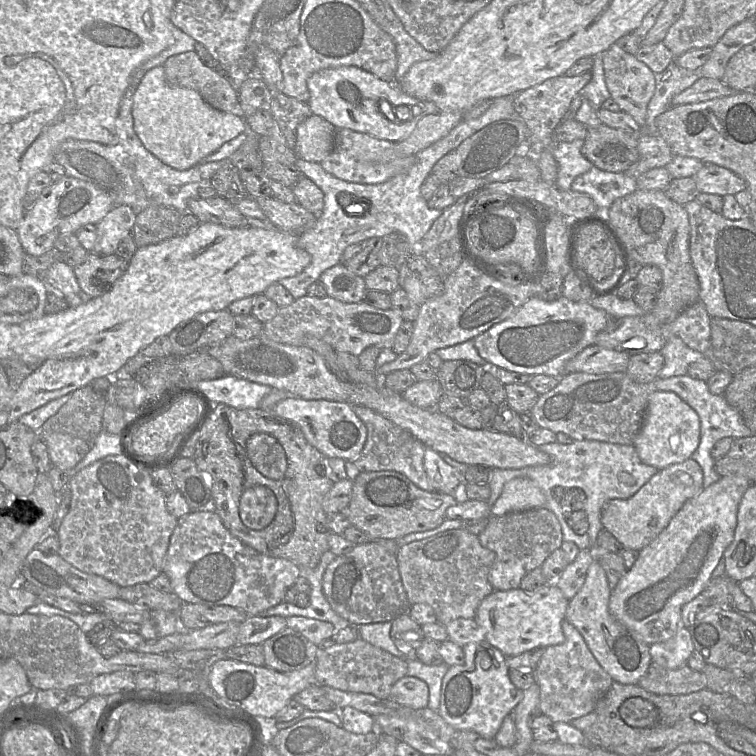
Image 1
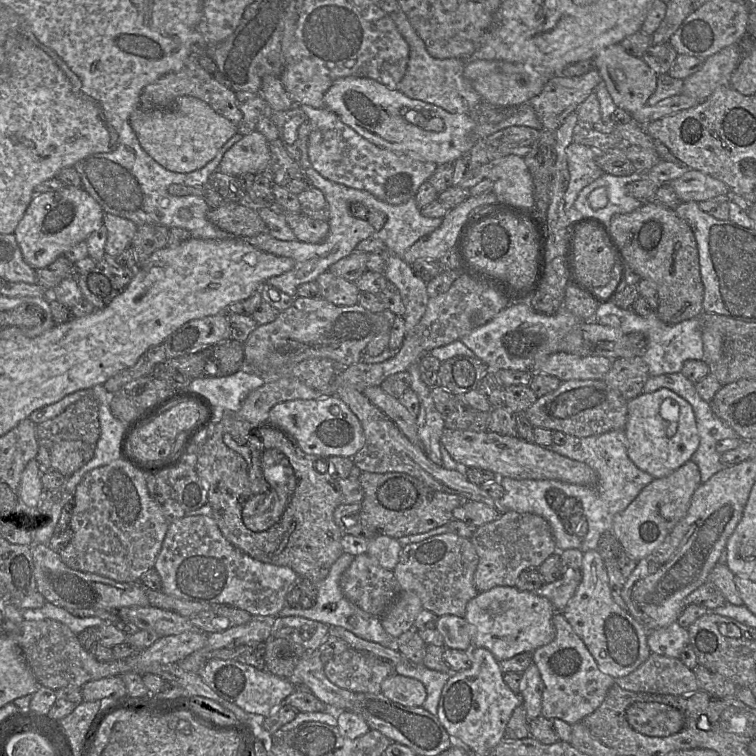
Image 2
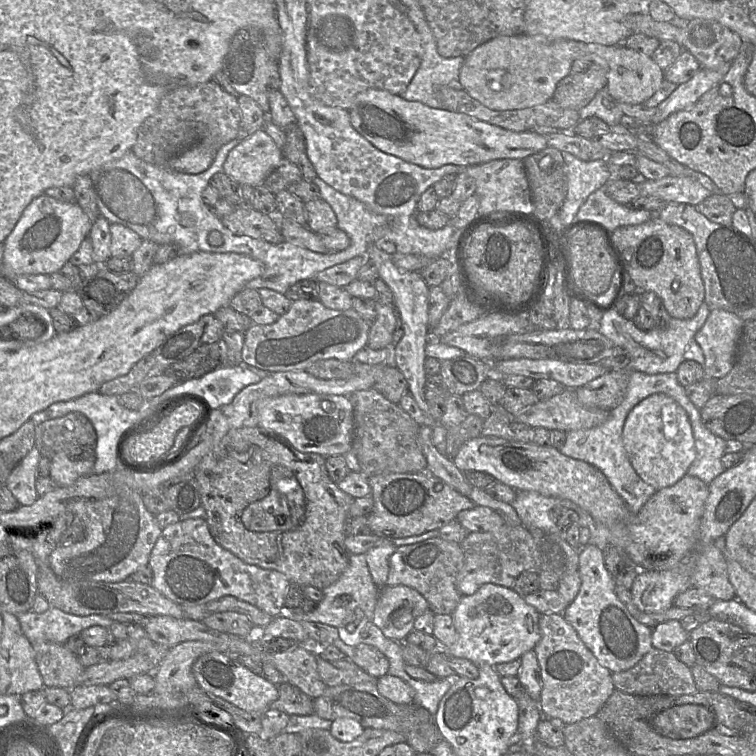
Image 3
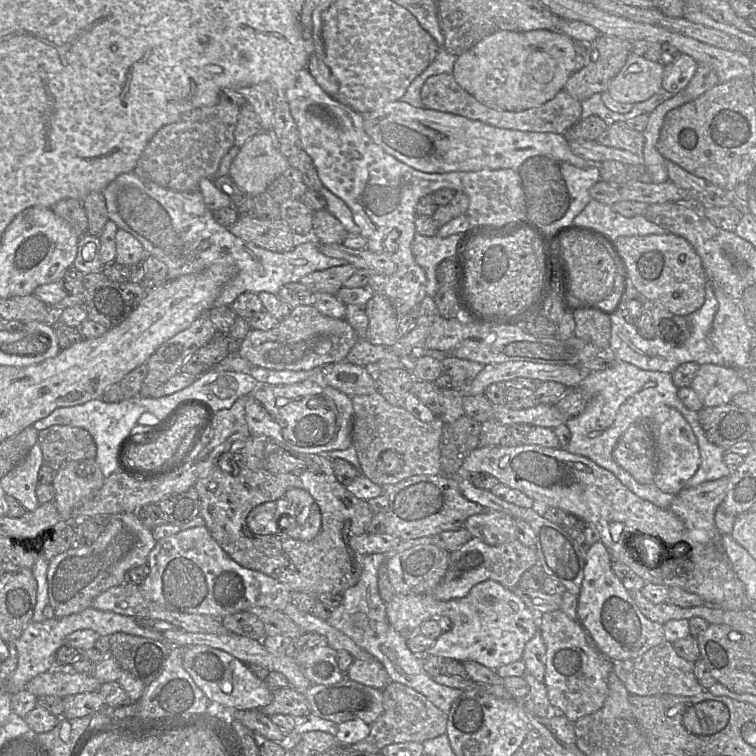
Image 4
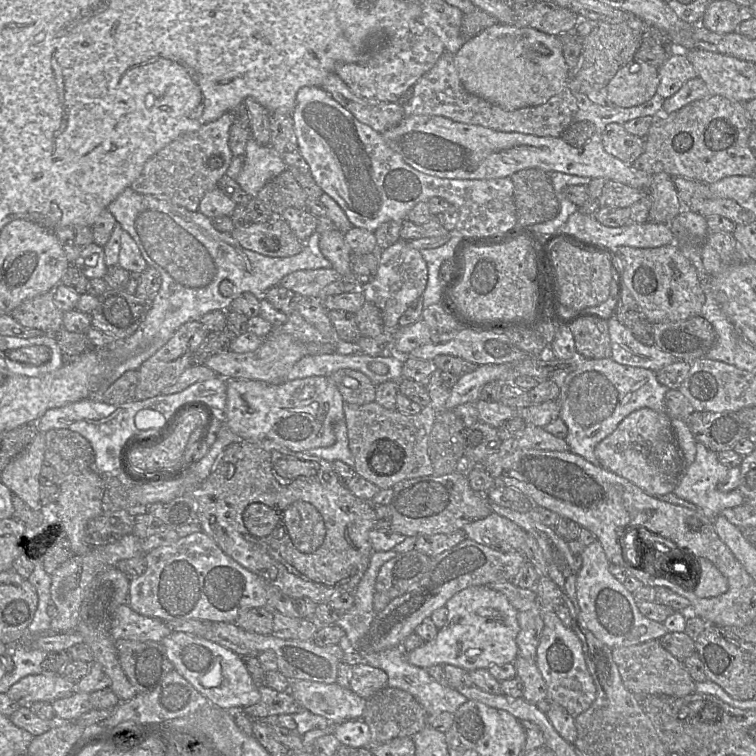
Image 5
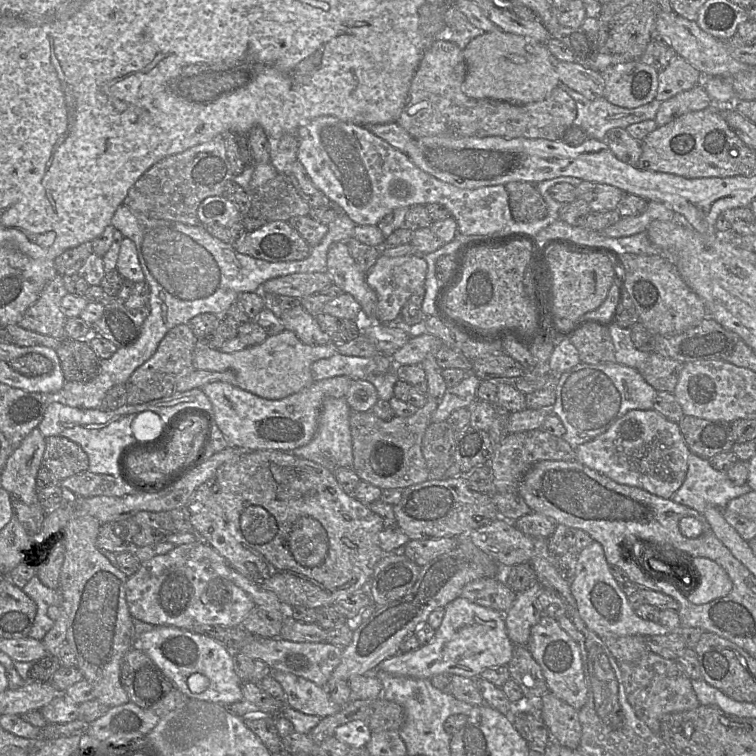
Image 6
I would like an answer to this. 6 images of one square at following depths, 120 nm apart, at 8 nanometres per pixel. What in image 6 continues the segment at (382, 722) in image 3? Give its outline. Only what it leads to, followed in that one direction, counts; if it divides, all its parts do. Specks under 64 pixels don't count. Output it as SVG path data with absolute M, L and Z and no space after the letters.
M273 670L271 676L284 690L286 707L320 718L333 715L342 708L331 700L326 687L291 673Z

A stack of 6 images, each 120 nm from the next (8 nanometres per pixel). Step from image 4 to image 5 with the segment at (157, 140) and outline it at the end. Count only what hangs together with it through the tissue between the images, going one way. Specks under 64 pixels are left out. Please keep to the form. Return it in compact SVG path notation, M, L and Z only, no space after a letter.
M228 112L214 121L202 125L197 131L180 136L145 163L140 176L130 187L139 194L152 195L157 199L168 201L191 212L198 211L203 196L217 187L219 180L226 174L232 161L229 131L234 122L234 112Z

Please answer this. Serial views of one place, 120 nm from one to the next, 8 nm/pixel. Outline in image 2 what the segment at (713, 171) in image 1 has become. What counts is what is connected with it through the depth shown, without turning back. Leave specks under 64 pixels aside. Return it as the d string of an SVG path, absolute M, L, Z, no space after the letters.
M689 170L670 185L681 202L702 202L730 193L724 182L697 170Z

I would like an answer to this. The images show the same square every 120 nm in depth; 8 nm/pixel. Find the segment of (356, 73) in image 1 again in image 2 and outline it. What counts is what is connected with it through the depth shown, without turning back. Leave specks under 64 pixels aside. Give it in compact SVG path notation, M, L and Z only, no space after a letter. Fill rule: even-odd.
M348 76L336 80L324 95L324 107L376 146L437 165L454 164L479 140L475 135L477 122L470 115L449 113L439 106L409 98L399 90L389 89L370 78ZM402 108L420 112L427 121L432 117L442 119L444 130L432 132L407 122L400 113Z

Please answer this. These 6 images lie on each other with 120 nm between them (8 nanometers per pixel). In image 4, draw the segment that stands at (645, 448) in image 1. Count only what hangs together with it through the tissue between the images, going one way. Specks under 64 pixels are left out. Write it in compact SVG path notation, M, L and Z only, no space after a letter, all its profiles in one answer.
M669 406L656 408L648 420L648 427L654 438L656 451L656 472L653 483L664 493L677 495L685 488L686 482L700 465L696 437L683 415Z

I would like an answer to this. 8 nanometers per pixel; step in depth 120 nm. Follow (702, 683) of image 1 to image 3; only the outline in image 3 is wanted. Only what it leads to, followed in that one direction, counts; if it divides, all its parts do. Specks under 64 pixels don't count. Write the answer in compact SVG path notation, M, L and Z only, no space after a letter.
M654 647L632 668L612 673L612 680L616 689L633 695L688 695L698 691L690 668L673 652Z

